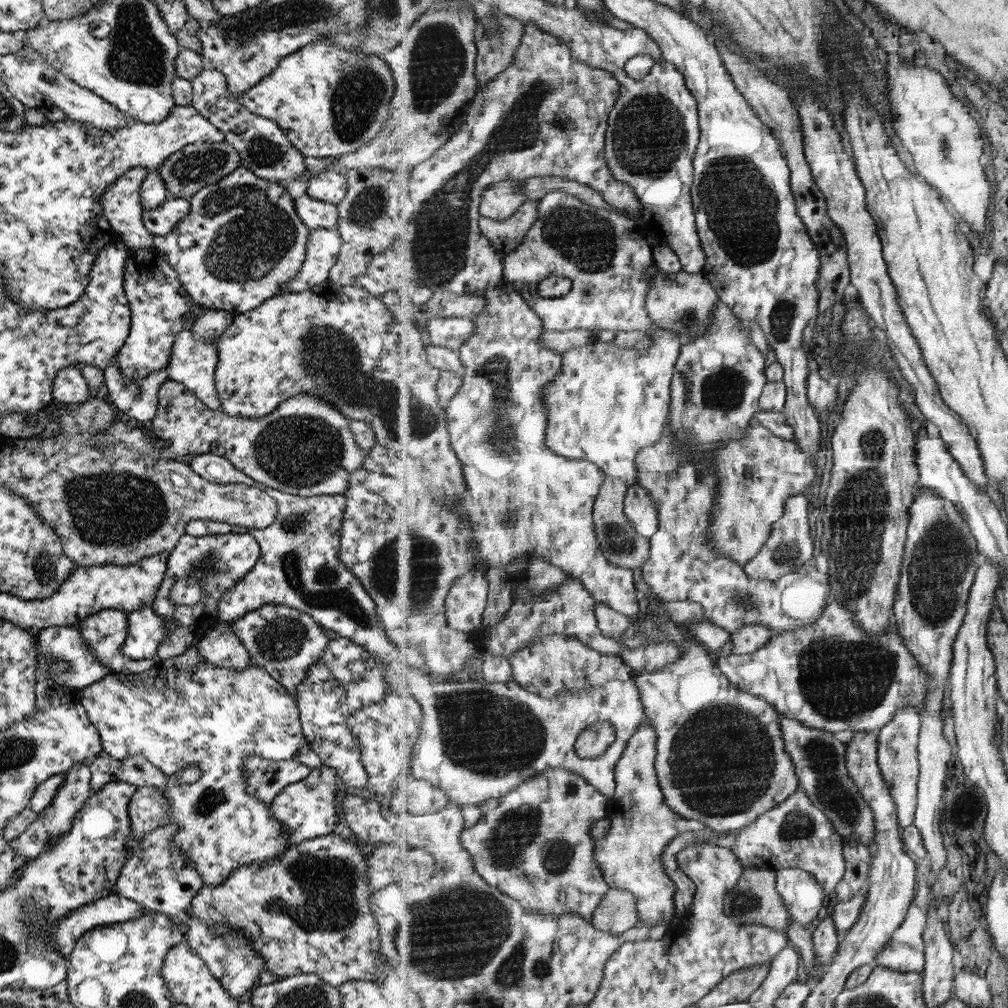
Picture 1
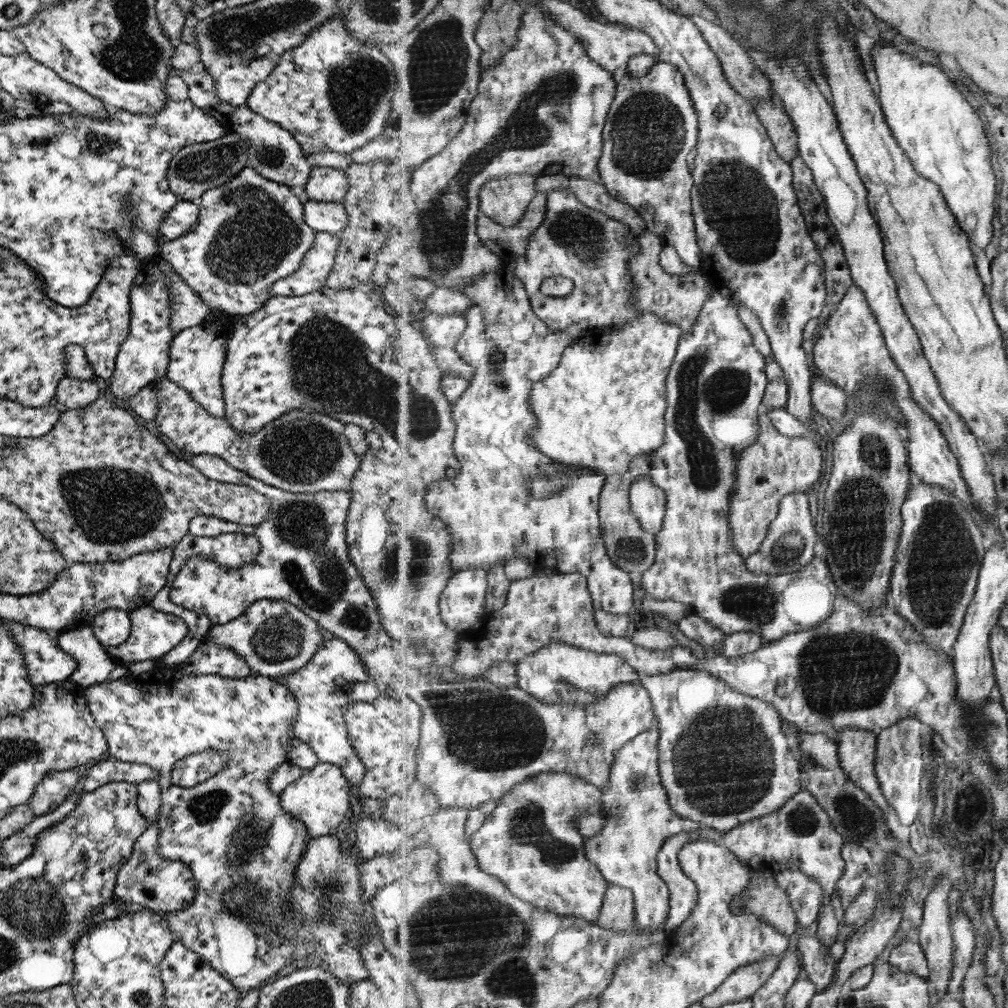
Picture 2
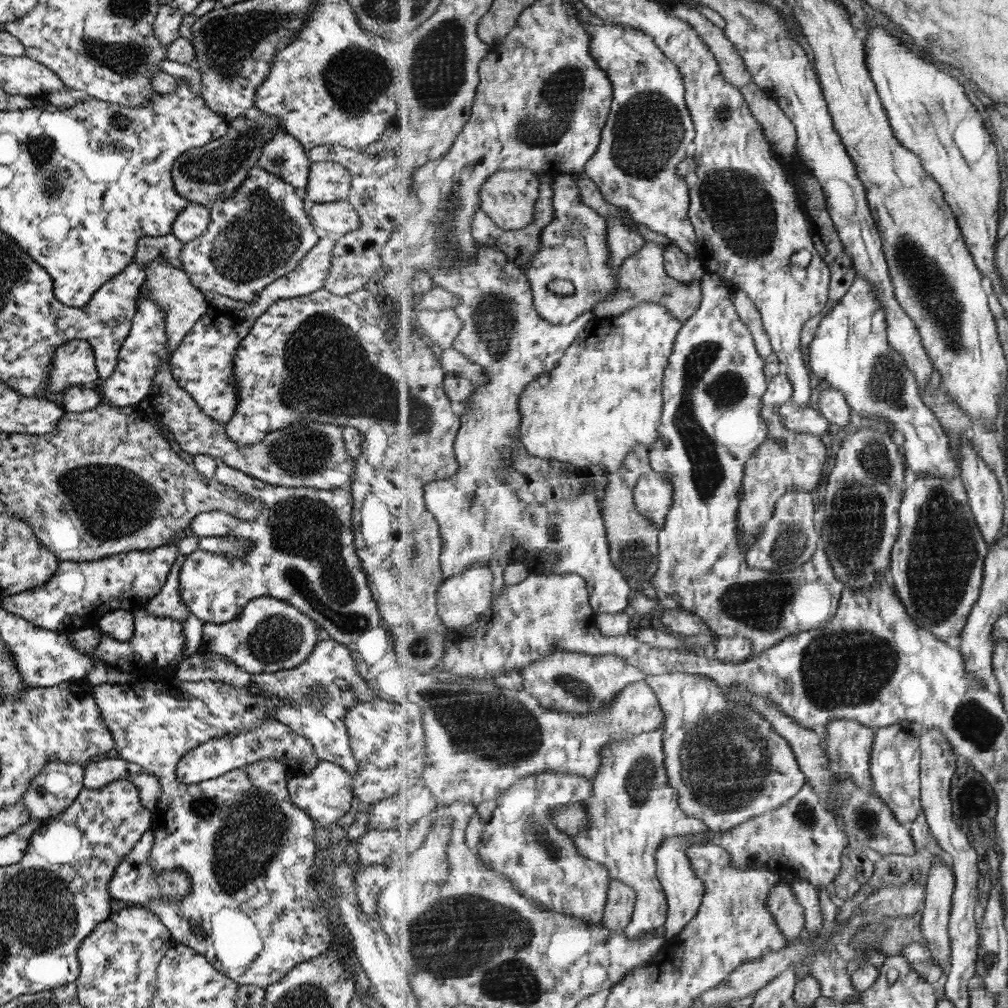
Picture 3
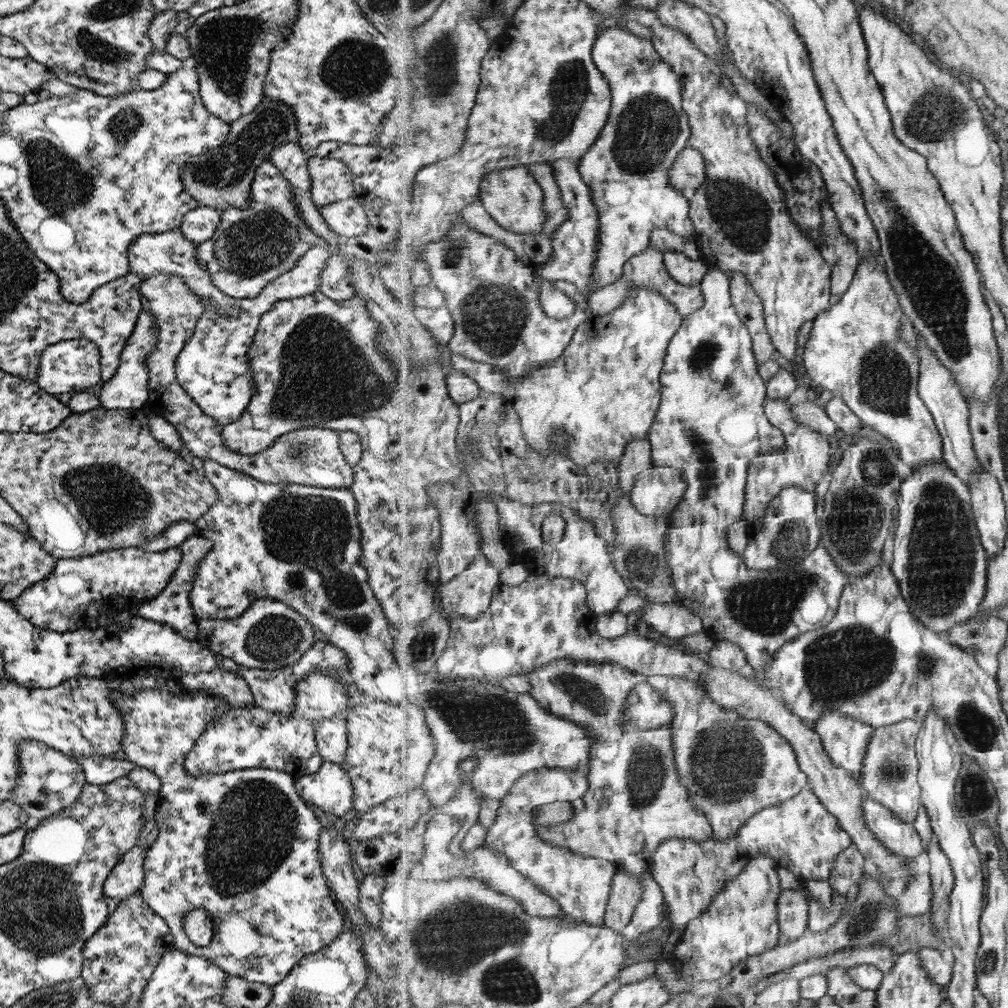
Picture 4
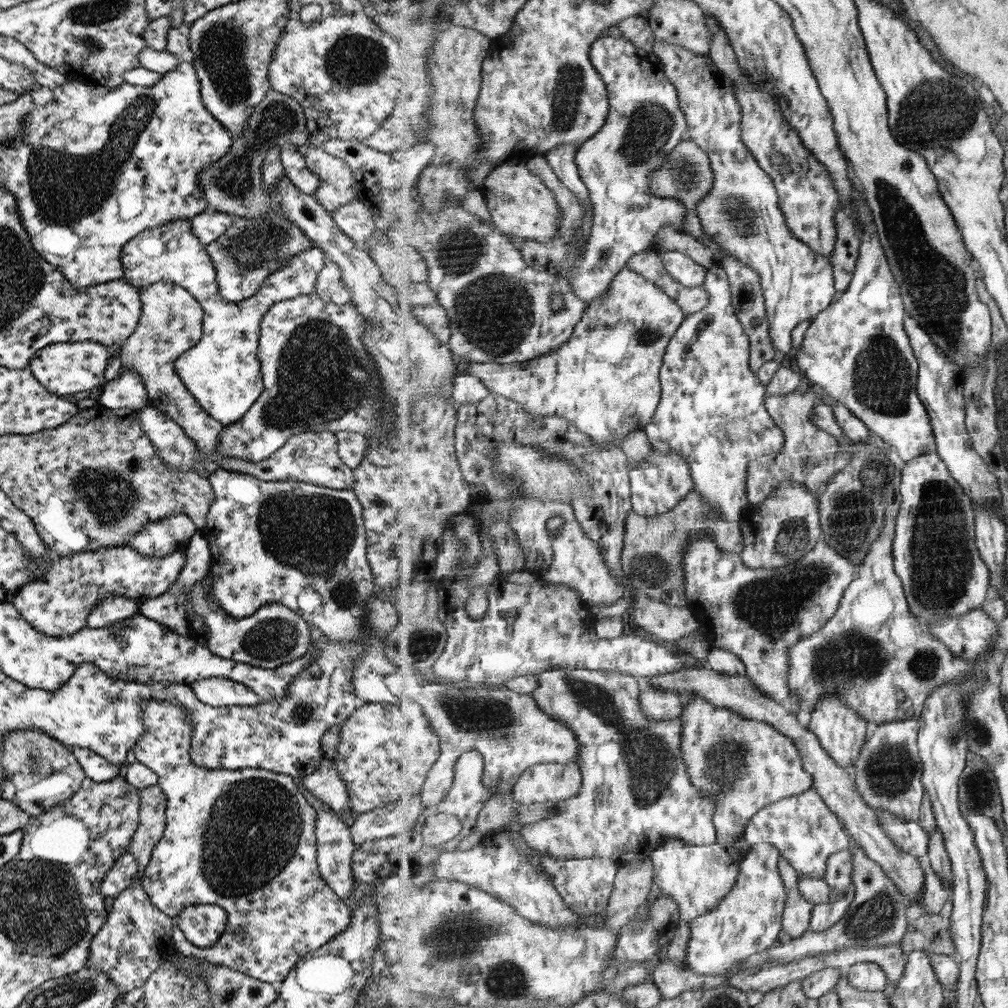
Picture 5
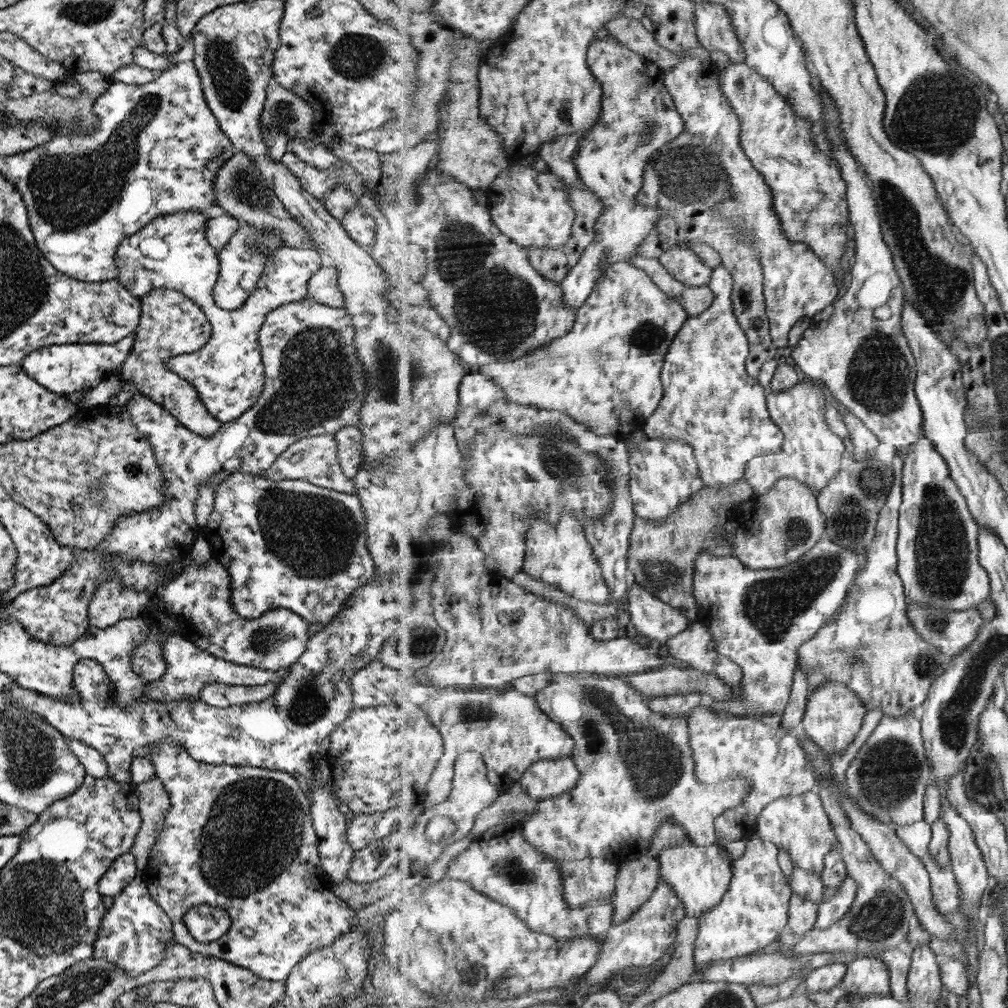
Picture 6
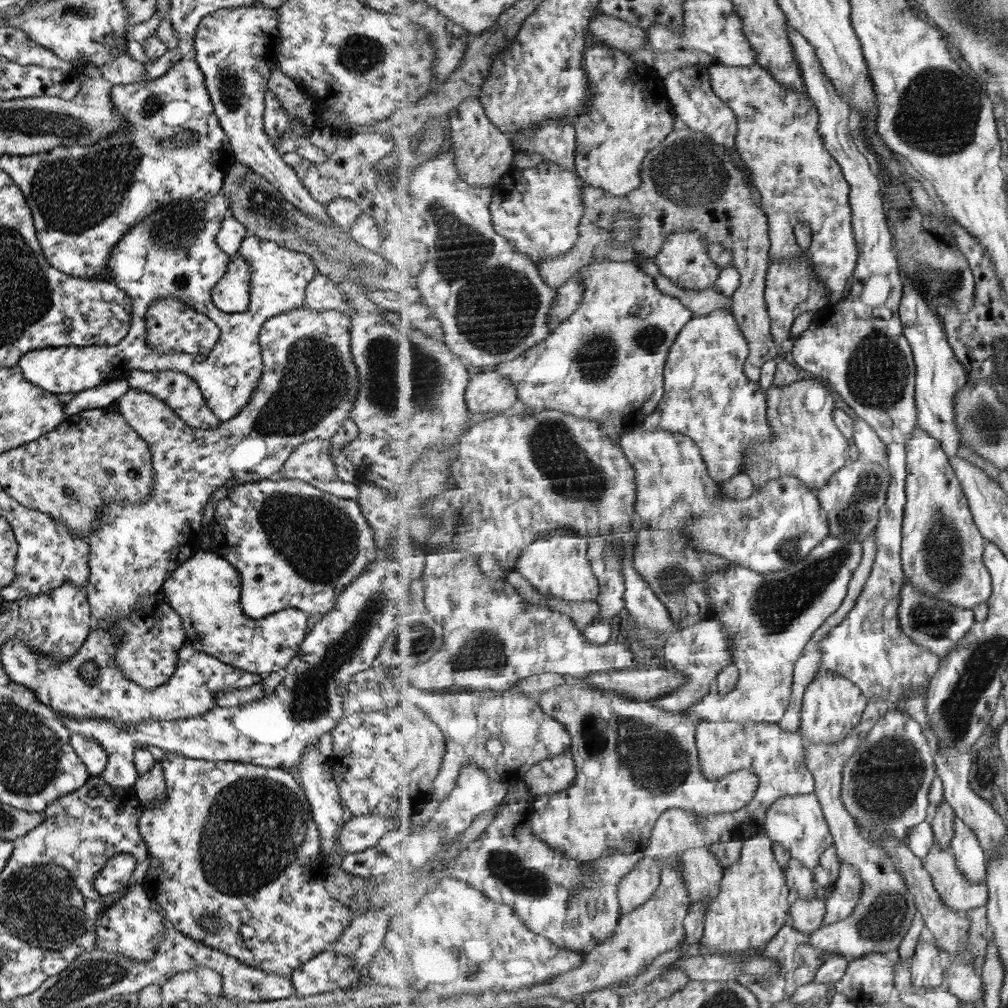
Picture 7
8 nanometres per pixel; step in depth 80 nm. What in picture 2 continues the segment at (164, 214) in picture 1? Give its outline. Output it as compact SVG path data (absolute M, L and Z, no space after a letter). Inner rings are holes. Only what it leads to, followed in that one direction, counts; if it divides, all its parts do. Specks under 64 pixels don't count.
M177 201L172 209L166 212L158 228L158 236L165 240L181 237L195 222L198 222L199 207L196 202Z

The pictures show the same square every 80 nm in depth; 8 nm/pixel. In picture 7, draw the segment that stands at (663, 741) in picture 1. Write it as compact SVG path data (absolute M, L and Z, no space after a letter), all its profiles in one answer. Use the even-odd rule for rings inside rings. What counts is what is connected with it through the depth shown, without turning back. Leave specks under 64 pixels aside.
M701 718L699 721L696 747L699 749L703 774L709 780L719 780L729 772L749 769L759 777L758 791L745 808L707 818L700 818L683 808L669 808L655 822L649 844L641 852L644 857L669 862L689 849L710 847L719 842L749 840L755 835L765 833L766 814L775 801L786 796L815 792L816 778L808 769L805 746L799 734L787 732L778 724L768 722L711 722Z

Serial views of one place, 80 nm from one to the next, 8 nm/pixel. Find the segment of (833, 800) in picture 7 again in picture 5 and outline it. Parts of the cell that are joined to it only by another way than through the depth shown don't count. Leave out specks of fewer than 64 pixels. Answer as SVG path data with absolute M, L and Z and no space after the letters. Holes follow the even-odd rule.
M852 838L851 850L854 854L853 882L856 886L856 897L851 903L846 915L837 922L835 926L824 932L808 931L803 937L792 939L789 944L776 944L767 951L755 954L747 958L741 964L742 970L749 967L761 967L769 961L799 961L808 957L816 957L822 953L835 953L847 948L875 948L883 945L899 944L907 930L910 922L907 921L907 908L911 906L912 898L904 893L889 878L878 862L871 860L863 847Z

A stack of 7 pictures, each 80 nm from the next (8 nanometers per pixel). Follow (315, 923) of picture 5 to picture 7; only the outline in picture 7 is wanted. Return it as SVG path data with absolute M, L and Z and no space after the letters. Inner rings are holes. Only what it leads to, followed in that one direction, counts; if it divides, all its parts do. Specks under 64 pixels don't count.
M165 751L158 763L160 764L167 797L159 807L146 809L141 805L139 808L137 828L145 843L148 860L147 872L140 880L148 898L154 904L158 904L163 908L166 916L165 920L169 922L171 927L175 928L175 931L179 931L181 935L191 939L191 941L199 941L201 945L211 946L211 949L217 949L217 952L233 957L234 960L243 965L251 966L267 974L280 975L281 977L286 976L286 974L289 976L291 971L294 972L306 961L310 961L313 956L325 951L327 946L341 937L345 928L349 926L353 915L351 910L340 905L340 902L331 898L331 895L324 889L322 882L329 866L320 852L319 833L315 823L311 820L310 808L300 784L295 782L286 769L265 768L237 761L195 761L192 758L185 758L183 755L171 751ZM203 917L217 919L217 922L219 922L217 931L209 933L209 931L201 927ZM241 926L253 928L255 934L243 938L239 934Z

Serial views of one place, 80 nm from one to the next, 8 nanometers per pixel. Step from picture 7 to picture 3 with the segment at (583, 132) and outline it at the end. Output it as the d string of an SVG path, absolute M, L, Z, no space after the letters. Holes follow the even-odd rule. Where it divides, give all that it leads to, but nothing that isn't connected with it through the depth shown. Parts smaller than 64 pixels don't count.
M622 24L584 25L587 27L587 33L591 35L592 57L607 71L614 84L614 101L602 132L602 144L588 162L584 174L584 177L589 177L600 186L605 198L618 206L620 211L618 216L607 216L610 265L614 268L614 273L617 273L621 270L625 258L639 253L643 248L647 240L644 240L642 234L636 230L639 225L647 225L650 229L669 237L673 245L677 245L683 253L695 259L698 243L696 228L690 219L689 184L685 177L678 175L679 166L689 154L689 144L694 143L698 132L687 108L685 78L679 67L655 44L655 40L641 30Z

